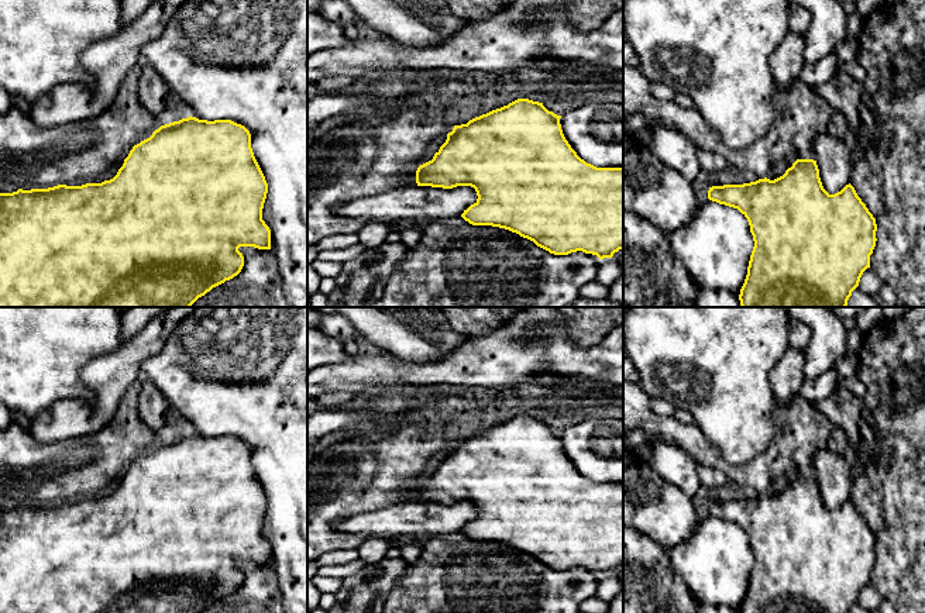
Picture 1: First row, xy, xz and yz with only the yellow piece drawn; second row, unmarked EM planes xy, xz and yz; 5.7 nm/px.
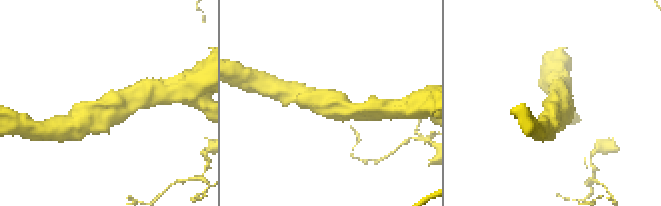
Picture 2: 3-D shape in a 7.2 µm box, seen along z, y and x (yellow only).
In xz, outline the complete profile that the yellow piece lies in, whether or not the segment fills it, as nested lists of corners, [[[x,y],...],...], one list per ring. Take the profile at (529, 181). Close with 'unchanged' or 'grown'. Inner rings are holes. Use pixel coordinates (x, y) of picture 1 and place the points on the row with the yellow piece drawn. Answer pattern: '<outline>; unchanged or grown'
[[[517,99],[467,124],[454,125],[433,159],[417,168],[416,183],[443,189],[474,187],[478,199],[461,214],[472,225],[509,230],[554,255],[582,251],[599,259],[612,258],[623,249],[623,168],[596,168],[581,159],[565,140],[560,118],[543,103]]]; unchanged

